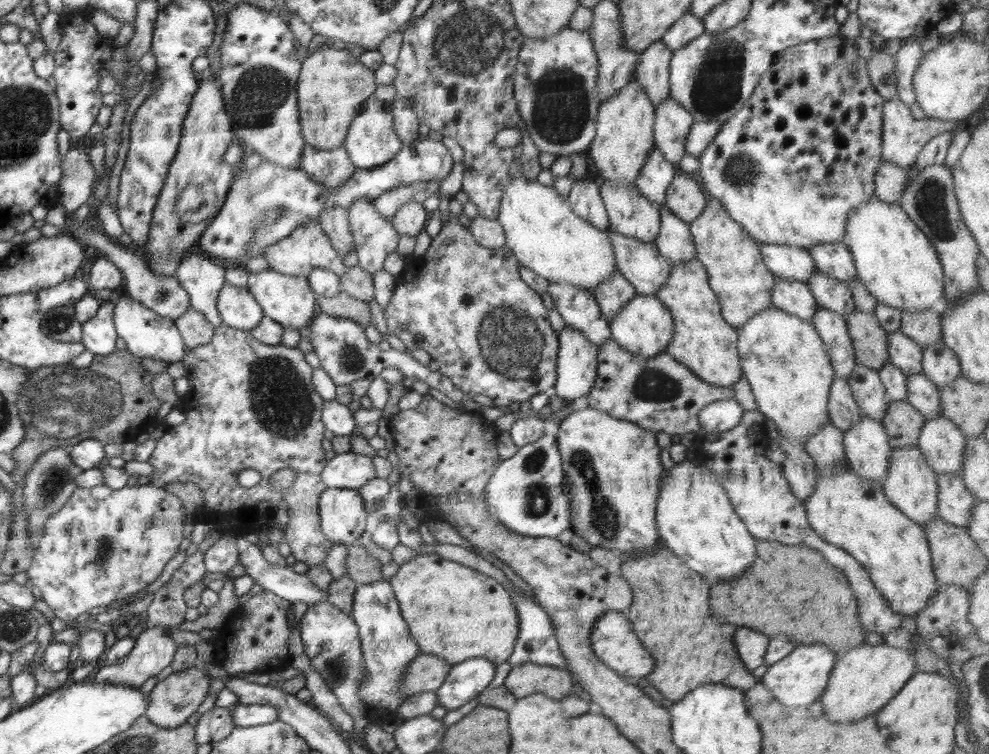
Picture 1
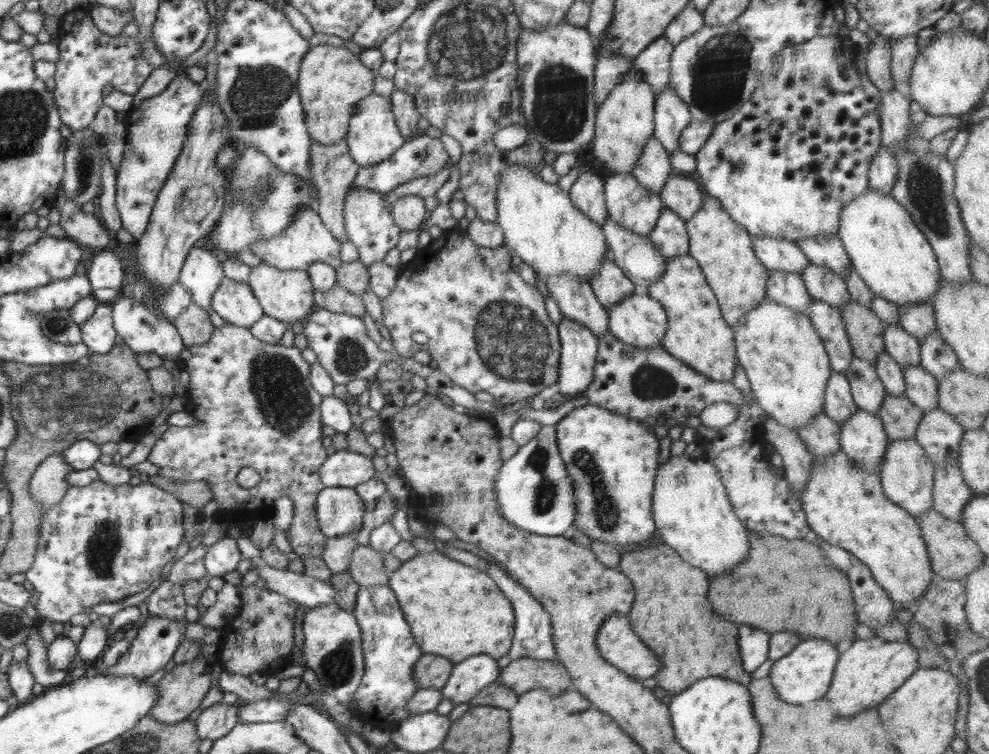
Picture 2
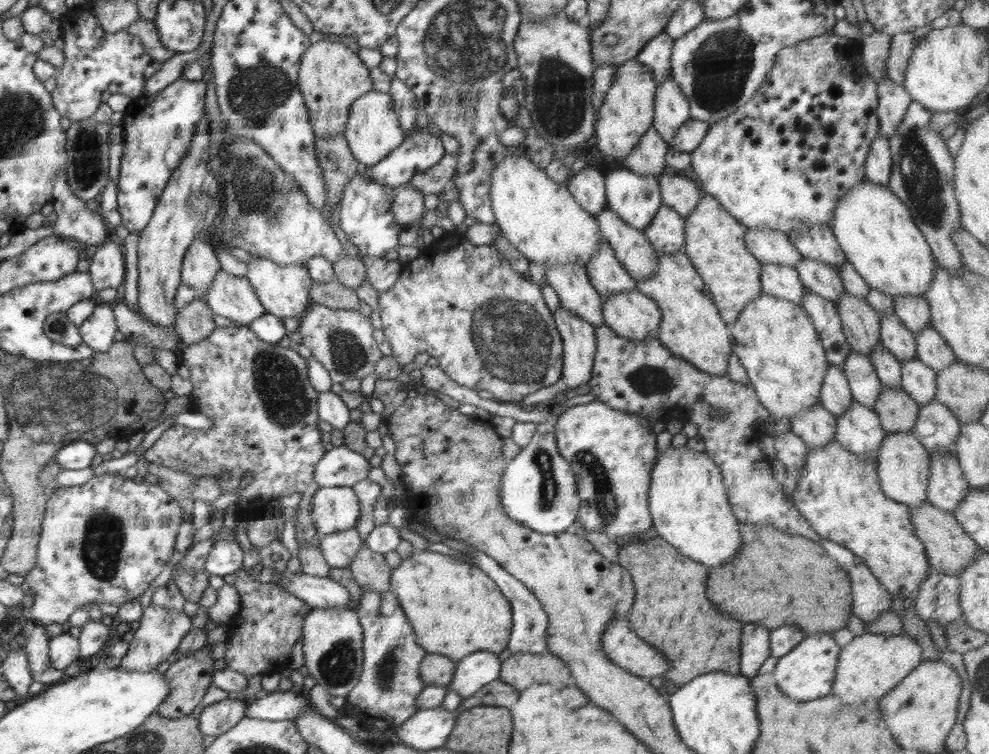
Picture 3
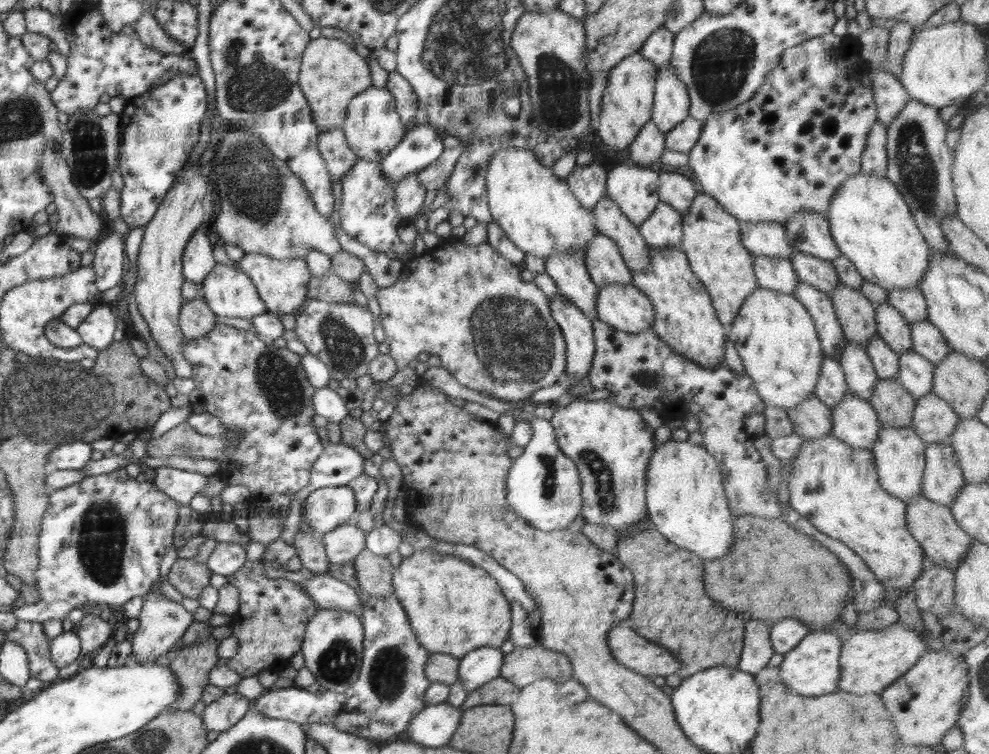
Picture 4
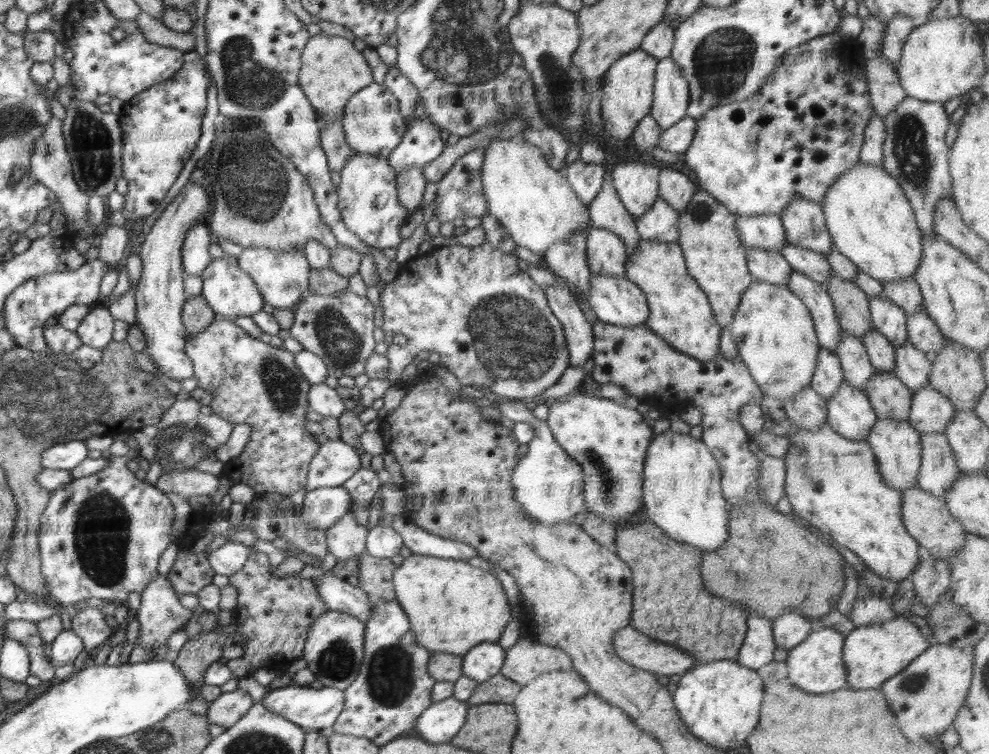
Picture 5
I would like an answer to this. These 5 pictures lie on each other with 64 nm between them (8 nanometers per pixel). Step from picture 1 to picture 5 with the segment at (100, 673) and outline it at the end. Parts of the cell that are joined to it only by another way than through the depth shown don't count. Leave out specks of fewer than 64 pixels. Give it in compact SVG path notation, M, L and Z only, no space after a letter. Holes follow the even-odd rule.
M160 574L151 580L151 584L141 592L141 604L136 618L140 622L138 638L135 644L144 646L146 650L160 648L169 641L177 630L185 628L187 622L193 617L194 610L181 606L179 596L173 589L172 583Z

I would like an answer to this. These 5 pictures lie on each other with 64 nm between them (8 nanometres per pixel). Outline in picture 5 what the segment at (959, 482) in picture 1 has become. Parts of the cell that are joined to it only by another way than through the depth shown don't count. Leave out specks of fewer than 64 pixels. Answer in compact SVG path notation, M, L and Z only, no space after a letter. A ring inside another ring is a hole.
M933 432L921 436L922 453L917 486L922 490L944 499L953 482L961 477L952 447L943 433Z

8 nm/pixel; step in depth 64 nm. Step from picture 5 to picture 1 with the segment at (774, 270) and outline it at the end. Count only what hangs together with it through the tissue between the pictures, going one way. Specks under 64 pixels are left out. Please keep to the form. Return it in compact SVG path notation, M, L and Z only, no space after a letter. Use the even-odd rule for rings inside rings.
M776 275L771 290L771 301L775 308L781 308L788 314L812 322L817 304L807 283L799 280L786 280Z

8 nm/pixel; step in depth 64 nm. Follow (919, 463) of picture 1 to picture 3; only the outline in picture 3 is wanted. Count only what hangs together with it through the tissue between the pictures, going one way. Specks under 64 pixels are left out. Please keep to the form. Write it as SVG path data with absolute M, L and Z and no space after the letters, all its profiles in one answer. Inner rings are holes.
M886 433L874 460L877 462L881 489L888 498L901 502L909 508L917 508L927 503L930 457L914 433Z

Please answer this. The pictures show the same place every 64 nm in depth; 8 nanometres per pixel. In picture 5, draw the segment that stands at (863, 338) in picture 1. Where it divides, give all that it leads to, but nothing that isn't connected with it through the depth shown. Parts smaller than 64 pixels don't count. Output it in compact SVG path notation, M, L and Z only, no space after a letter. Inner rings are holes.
M831 274L824 286L832 299L841 329L861 340L874 328L867 294L854 281L840 278L836 274Z

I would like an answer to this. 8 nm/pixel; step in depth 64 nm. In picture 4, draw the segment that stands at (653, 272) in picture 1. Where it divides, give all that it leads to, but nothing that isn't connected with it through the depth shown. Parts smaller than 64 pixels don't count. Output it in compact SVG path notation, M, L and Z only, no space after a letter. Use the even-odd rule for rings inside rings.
M607 192L596 203L591 211L597 232L608 235L622 255L628 270L641 272L649 267L651 247L646 244L639 228L634 226L620 207L607 195Z

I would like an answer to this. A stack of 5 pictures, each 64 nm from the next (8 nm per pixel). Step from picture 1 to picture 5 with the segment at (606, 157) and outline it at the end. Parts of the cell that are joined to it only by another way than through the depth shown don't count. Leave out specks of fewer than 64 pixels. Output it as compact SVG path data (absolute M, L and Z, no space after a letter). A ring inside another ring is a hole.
M638 48L621 56L605 72L601 81L603 130L610 138L626 140L640 121L650 115L658 59Z

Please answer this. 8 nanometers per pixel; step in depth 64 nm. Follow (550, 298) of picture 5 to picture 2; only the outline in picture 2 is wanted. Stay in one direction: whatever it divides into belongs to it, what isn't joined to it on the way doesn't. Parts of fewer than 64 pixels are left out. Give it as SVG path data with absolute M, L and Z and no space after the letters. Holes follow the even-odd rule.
M564 316L557 330L561 345L558 390L562 395L584 394L594 379L598 338L584 324Z

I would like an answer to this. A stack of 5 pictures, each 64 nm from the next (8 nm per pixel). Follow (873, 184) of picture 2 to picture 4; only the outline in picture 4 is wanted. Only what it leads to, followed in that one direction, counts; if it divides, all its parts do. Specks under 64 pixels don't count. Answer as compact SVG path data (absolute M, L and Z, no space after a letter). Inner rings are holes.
M876 120L867 136L862 153L861 172L886 177L887 171L887 129Z

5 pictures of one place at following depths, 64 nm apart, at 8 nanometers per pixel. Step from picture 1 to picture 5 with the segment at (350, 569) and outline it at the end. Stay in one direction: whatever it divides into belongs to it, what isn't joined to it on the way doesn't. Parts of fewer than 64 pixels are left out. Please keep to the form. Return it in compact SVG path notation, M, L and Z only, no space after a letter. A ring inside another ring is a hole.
M364 552L359 555L359 587L375 600L396 598L392 579L396 565L389 558L378 558Z

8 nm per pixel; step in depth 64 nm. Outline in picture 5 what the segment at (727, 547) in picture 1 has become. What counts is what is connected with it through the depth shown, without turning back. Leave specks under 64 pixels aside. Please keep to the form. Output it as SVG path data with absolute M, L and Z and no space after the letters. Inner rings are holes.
M670 429L654 434L646 450L643 468L643 508L646 518L658 525L672 540L686 542L696 548L718 550L728 538L729 504L721 489L721 470L708 447L689 434L674 433Z

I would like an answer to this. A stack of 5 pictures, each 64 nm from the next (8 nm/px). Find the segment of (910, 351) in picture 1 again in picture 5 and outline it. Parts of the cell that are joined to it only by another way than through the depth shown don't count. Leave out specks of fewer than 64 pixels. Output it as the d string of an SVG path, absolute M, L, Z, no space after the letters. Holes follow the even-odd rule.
M881 294L881 296L873 296L869 299L869 309L873 327L888 339L892 347L906 344L908 341L907 314L900 305Z

